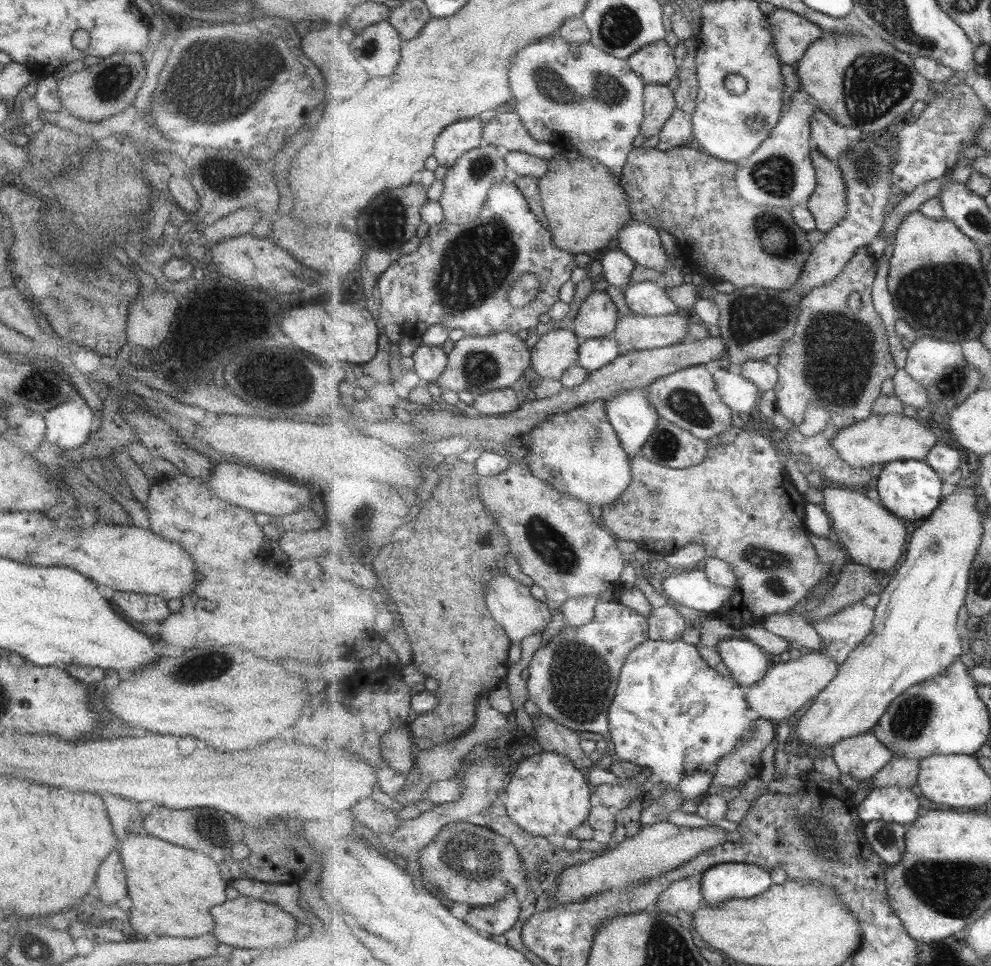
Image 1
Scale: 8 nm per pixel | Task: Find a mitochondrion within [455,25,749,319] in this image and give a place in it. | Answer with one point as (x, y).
(551, 86)

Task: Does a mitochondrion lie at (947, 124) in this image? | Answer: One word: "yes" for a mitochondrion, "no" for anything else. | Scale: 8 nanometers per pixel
no

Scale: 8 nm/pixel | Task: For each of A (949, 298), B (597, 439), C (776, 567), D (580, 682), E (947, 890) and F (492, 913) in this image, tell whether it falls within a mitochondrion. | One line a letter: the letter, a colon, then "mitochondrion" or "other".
A: mitochondrion
B: mitochondrion
C: mitochondrion
D: mitochondrion
E: mitochondrion
F: mitochondrion

